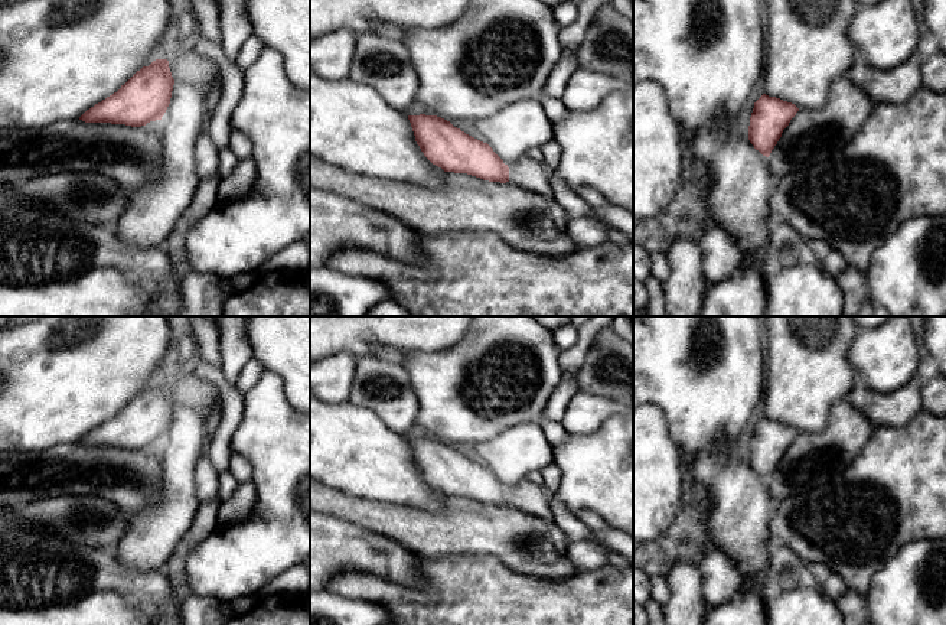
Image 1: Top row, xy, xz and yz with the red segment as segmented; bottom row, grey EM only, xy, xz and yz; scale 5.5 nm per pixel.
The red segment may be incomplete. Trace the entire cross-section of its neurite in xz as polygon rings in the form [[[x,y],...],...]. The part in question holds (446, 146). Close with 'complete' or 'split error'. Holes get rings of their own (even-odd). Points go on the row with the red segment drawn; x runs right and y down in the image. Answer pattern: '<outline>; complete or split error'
[[[310,69],[310,156],[342,167],[352,173],[372,176],[376,179],[389,179],[408,182],[423,188],[441,188],[443,173],[467,173],[489,182],[509,182],[509,167],[493,152],[493,149],[450,121],[437,115],[407,115],[404,111],[394,110],[378,91],[368,85],[345,78],[330,81],[322,78]]]; split error

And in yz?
[[[764,0],[764,94],[754,102],[748,126],[748,140],[763,156],[770,156],[799,110],[826,105],[832,82],[859,58],[848,38],[857,9],[855,0]]]; split error

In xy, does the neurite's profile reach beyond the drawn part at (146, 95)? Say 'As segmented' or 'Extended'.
Extended

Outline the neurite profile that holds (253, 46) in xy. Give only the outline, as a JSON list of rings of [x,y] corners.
[[[249,36],[241,46],[236,58],[238,68],[244,72],[249,68],[261,55],[265,48],[264,42],[257,36]]]

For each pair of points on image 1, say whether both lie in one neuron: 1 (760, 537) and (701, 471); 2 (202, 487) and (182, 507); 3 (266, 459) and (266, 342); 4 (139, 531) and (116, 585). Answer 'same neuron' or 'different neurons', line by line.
1: same neuron
2: different neurons
3: different neurons
4: different neurons

